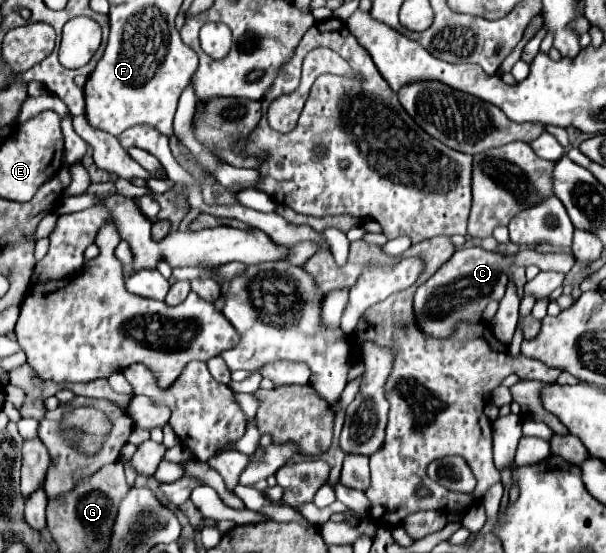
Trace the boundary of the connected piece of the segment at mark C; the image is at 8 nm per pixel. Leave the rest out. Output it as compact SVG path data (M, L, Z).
M463 247L457 249L455 255L429 279L425 281L417 293L415 293L415 313L417 313L417 323L421 325L421 329L425 329L425 333L431 333L433 337L449 337L453 333L453 325L463 319L463 321L479 321L483 309L487 307L489 301L493 299L501 299L505 293L505 285L509 279L509 267L511 265L537 265L541 271L561 271L561 273L569 273L571 267L575 265L575 257L569 253L537 253L531 249L519 251L511 257L503 257L501 253L493 253L493 251L485 251L481 247Z

